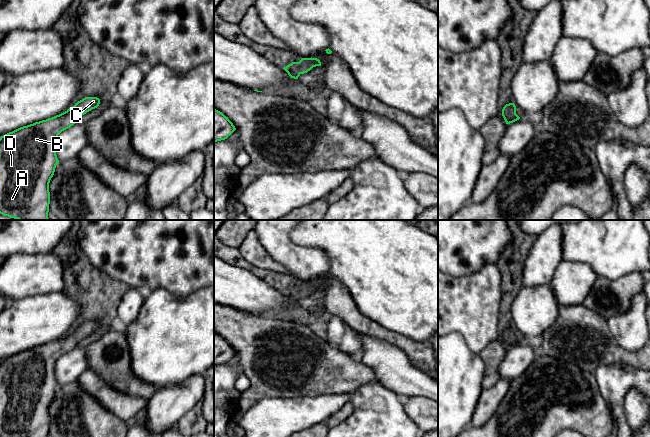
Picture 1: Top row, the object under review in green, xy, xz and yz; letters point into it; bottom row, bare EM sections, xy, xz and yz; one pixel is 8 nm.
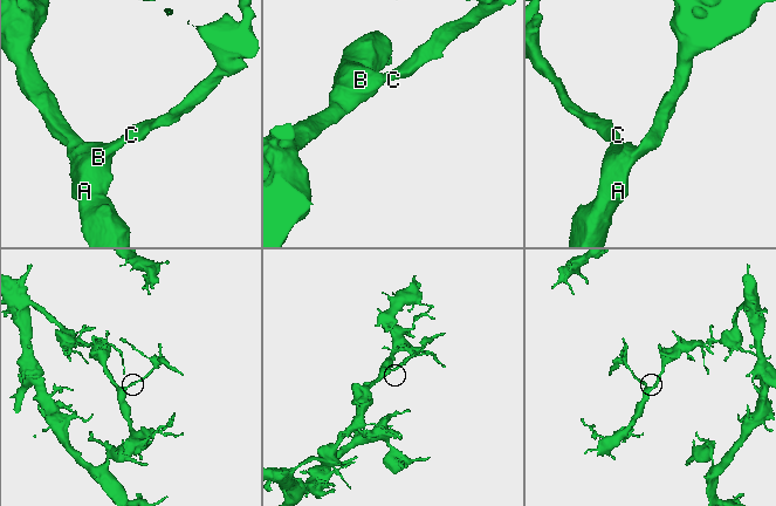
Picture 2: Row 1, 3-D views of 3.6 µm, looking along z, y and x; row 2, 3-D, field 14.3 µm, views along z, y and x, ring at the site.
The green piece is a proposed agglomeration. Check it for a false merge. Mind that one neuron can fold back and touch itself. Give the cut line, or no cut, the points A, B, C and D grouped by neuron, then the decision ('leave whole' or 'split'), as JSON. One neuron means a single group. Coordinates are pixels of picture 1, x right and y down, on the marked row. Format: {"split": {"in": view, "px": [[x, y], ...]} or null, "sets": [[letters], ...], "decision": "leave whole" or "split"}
{"split": null, "sets": [["A", "B", "C", "D"]], "decision": "leave whole"}

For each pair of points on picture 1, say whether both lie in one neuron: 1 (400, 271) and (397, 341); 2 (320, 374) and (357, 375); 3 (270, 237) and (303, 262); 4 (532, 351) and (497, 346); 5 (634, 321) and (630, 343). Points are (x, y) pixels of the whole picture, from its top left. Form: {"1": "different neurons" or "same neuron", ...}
{"1": "different neurons", "2": "same neuron", "3": "same neuron", "4": "different neurons", "5": "same neuron"}

